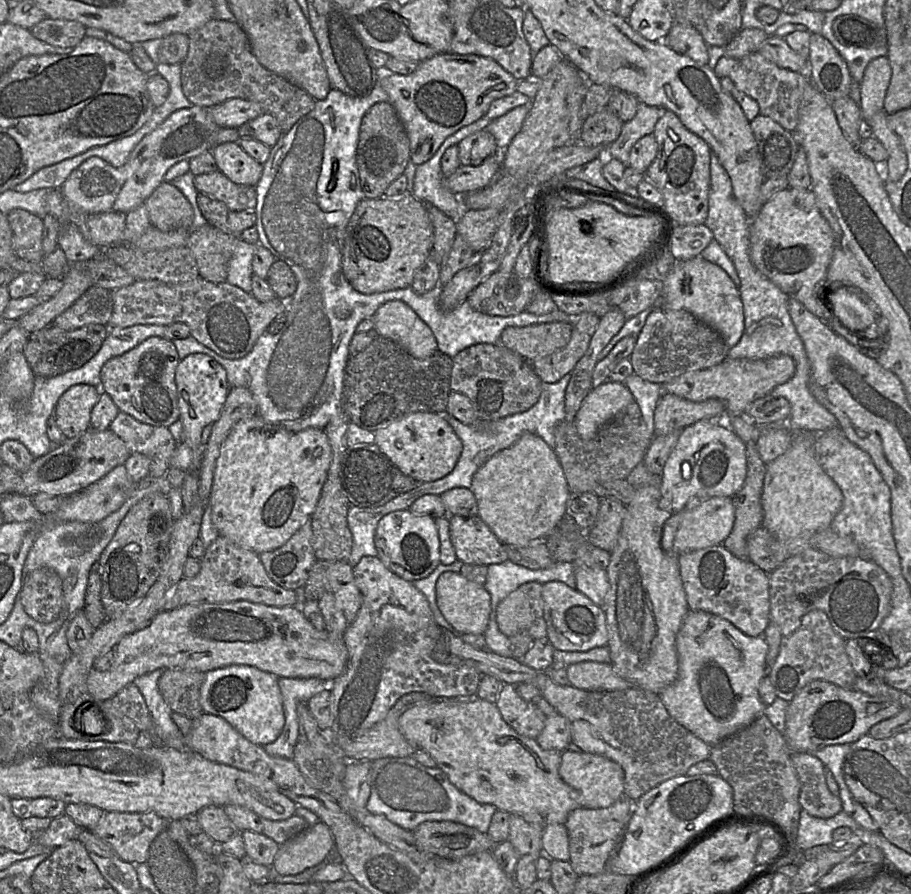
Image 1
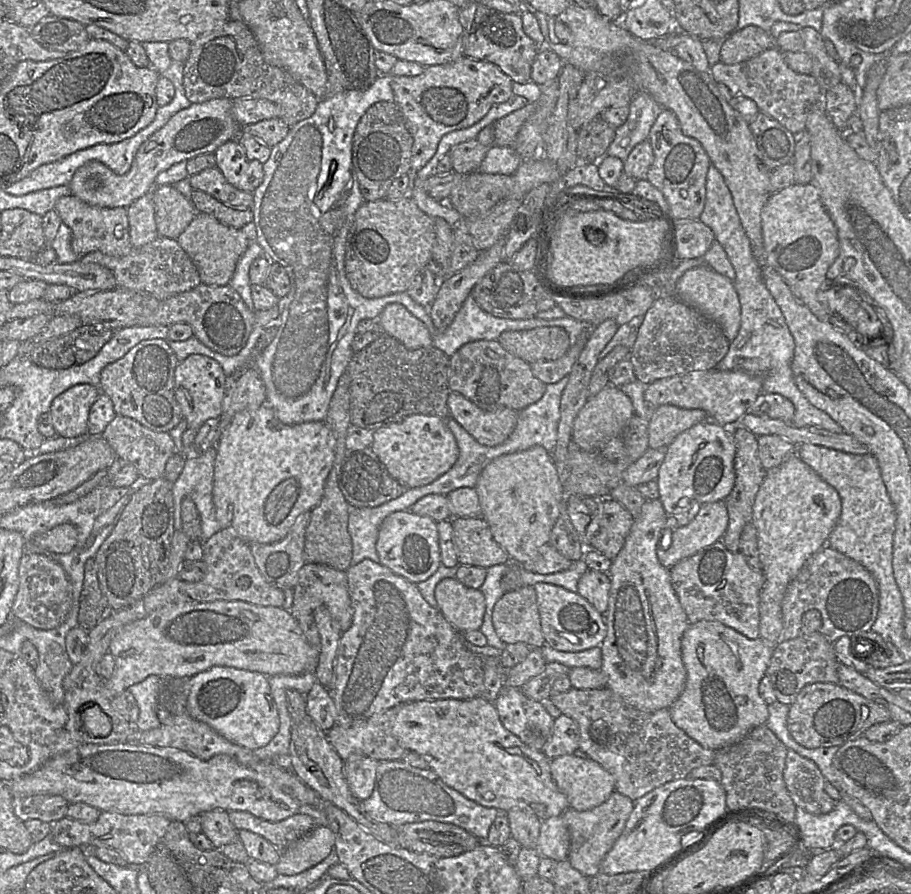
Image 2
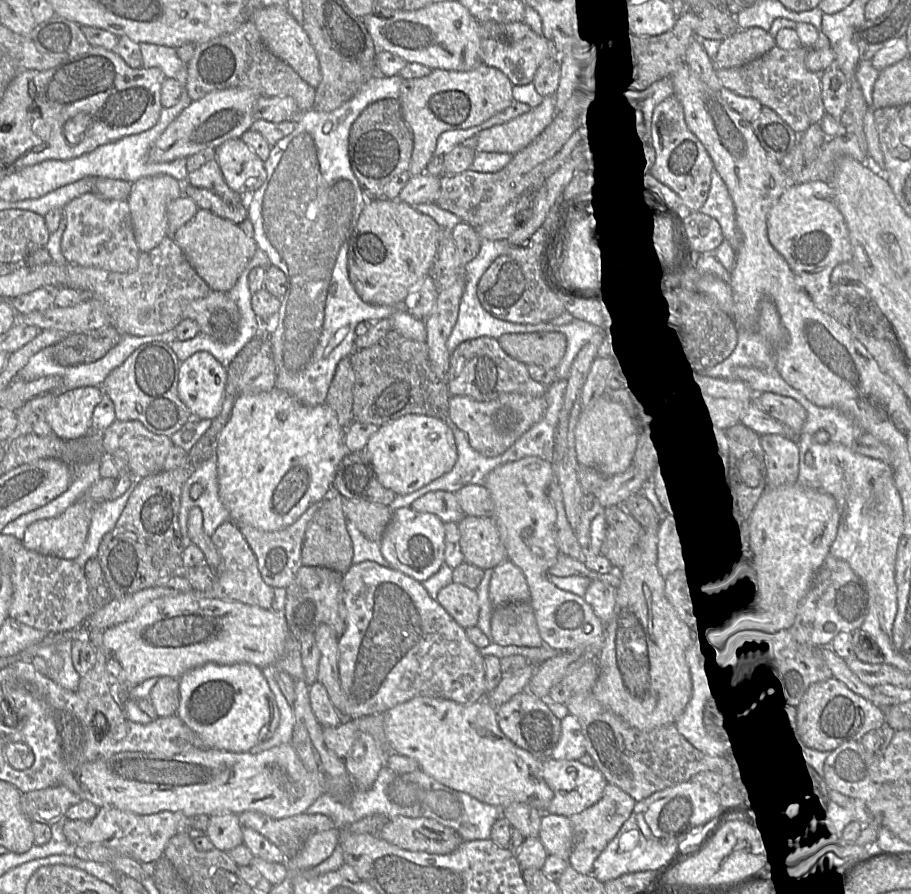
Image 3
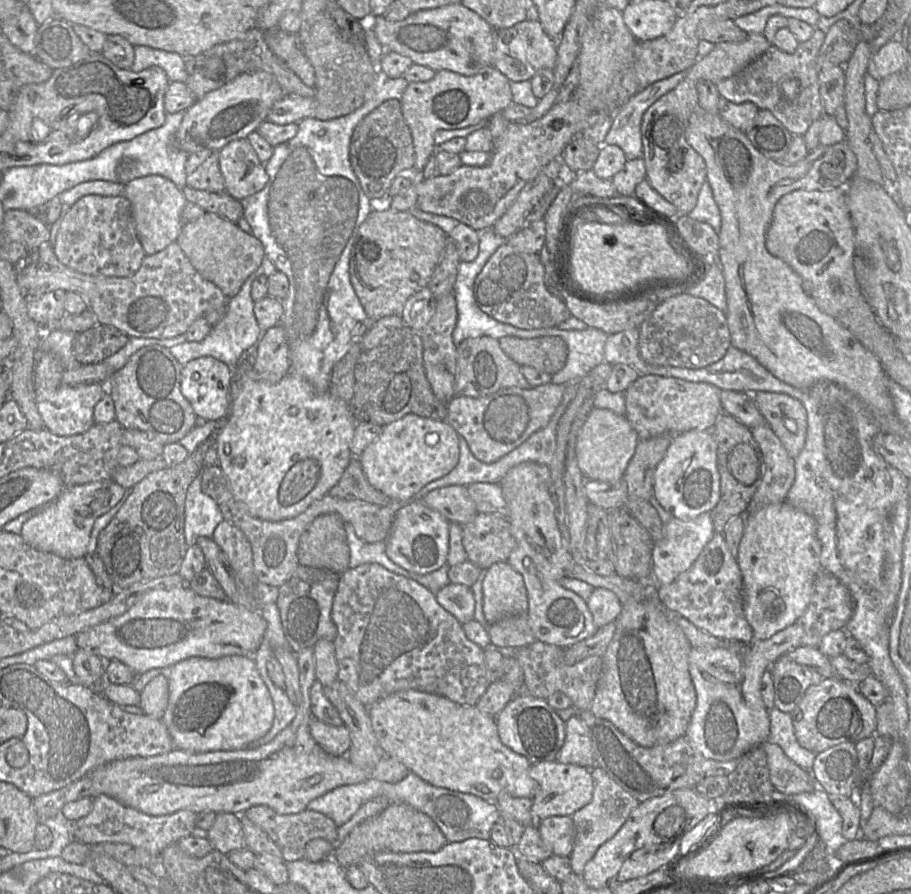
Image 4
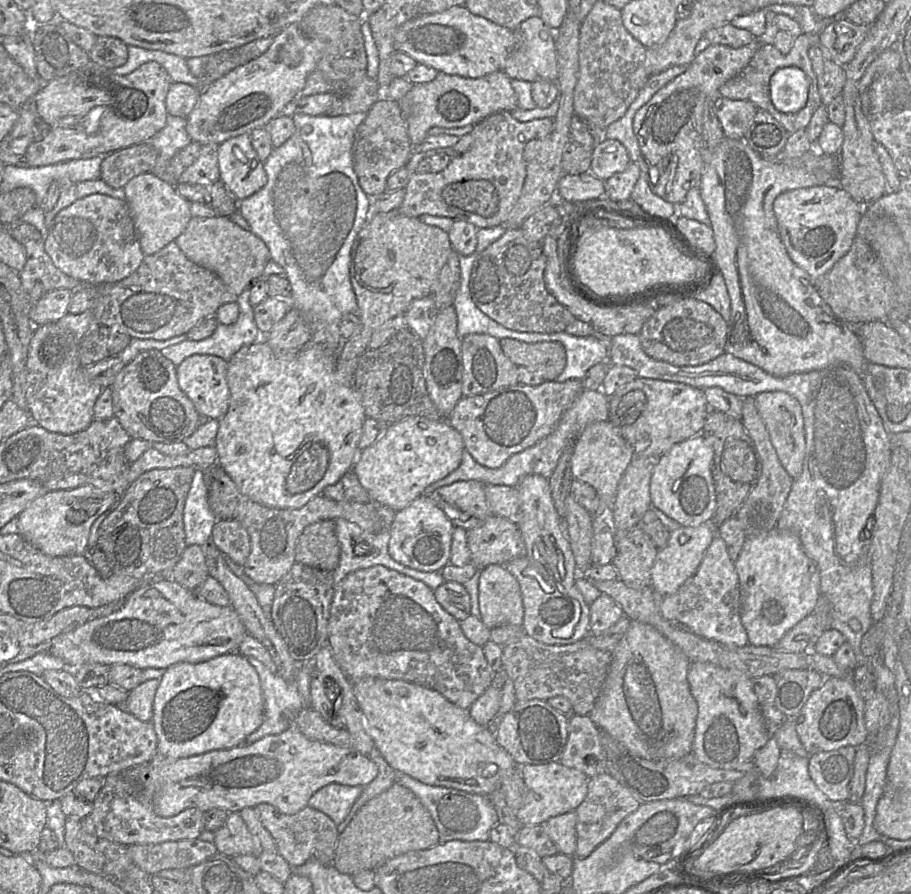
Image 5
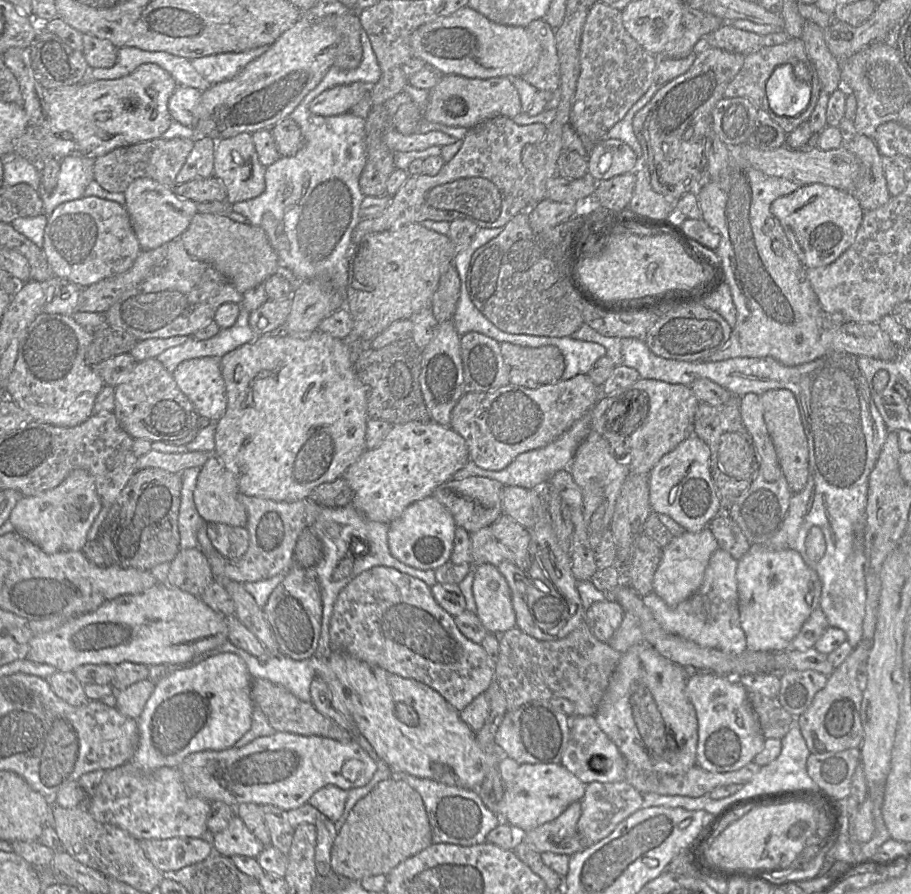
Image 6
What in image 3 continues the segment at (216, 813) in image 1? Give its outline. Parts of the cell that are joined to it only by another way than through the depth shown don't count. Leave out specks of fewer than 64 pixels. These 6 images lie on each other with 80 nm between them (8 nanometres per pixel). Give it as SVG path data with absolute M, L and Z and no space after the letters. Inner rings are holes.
M221 812L210 816L205 834L214 848L229 852L243 843L242 828L238 814Z

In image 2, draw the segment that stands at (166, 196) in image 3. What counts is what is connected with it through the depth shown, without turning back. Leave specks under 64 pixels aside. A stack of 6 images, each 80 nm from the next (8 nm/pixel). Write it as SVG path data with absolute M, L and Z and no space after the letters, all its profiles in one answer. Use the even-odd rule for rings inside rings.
M151 192L129 205L127 212L130 240L133 247L144 246L159 237Z

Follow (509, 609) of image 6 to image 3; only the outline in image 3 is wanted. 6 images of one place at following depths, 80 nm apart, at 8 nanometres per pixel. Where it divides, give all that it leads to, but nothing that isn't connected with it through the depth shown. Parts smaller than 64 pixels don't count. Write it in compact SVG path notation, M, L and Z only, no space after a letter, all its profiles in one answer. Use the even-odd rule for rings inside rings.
M508 559L493 568L489 583L489 599L494 607L530 601L530 591L523 572Z

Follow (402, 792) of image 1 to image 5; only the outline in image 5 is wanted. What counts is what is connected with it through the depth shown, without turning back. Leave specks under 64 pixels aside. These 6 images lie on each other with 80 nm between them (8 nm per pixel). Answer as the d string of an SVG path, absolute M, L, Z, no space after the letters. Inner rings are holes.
M399 774L397 782L410 789L429 811L438 829L440 844L454 840L488 841L491 829L499 823L497 812L488 797L428 785L406 774Z

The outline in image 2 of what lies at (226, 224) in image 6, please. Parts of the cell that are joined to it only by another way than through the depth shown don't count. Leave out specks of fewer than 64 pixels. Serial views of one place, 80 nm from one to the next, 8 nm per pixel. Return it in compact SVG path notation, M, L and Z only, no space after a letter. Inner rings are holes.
M198 212L176 239L196 266L201 282L208 286L224 286L230 283L237 262L250 243L240 229L224 225L203 212Z

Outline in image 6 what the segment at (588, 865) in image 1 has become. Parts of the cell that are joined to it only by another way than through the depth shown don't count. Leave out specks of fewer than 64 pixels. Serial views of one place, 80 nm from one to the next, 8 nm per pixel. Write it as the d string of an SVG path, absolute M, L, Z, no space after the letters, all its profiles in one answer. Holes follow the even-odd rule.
M626 781L586 785L585 795L580 800L581 816L577 823L577 833L583 848L588 848L613 832L616 826L642 807L643 796Z

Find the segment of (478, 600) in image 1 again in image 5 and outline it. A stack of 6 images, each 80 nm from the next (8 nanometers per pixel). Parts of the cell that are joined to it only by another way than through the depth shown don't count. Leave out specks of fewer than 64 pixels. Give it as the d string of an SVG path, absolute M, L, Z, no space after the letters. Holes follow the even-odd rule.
M444 582L434 591L434 596L443 609L459 622L471 615L471 600L464 585Z

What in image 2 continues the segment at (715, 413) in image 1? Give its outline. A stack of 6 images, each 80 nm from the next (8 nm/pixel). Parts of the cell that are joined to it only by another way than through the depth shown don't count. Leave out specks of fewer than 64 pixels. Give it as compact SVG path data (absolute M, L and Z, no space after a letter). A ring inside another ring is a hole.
M662 405L654 409L648 422L648 445L651 449L668 447L682 432L708 419L700 409Z

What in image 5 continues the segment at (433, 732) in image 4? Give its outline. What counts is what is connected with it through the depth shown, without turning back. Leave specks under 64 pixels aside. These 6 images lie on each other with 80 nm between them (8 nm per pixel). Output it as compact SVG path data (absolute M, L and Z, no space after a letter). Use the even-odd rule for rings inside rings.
M372 677L354 681L352 686L357 703L363 713L368 732L374 740L376 749L383 756L389 766L392 767L398 774L409 775L428 785L442 786L488 797L500 788L502 780L508 775L508 771L513 770L516 767L520 767L513 760L512 756L497 743L495 732L492 732L487 726L476 723L469 715L468 710L462 709L449 702L435 690L403 680L388 680Z

